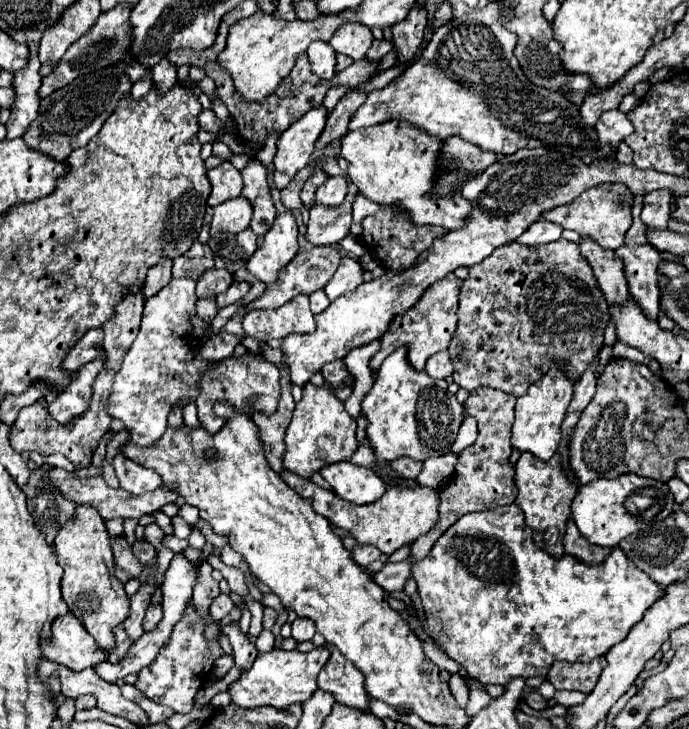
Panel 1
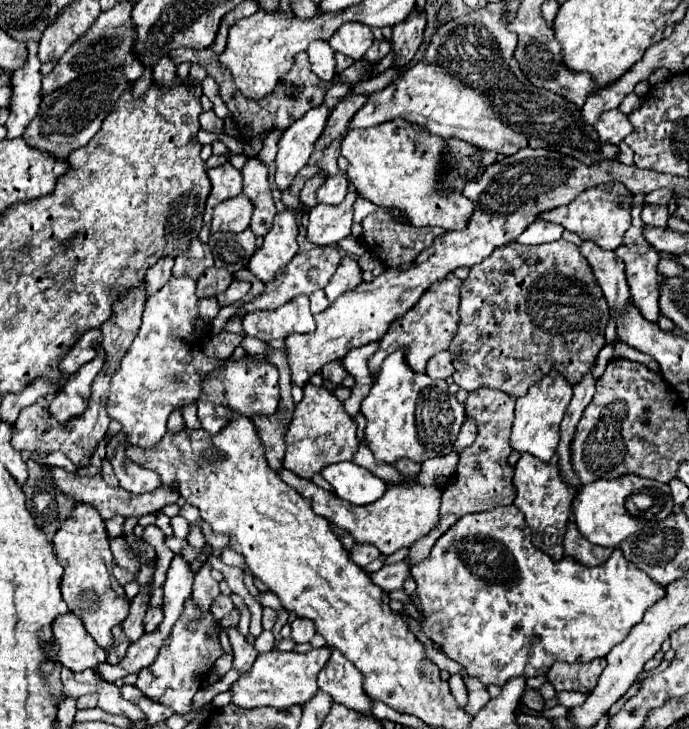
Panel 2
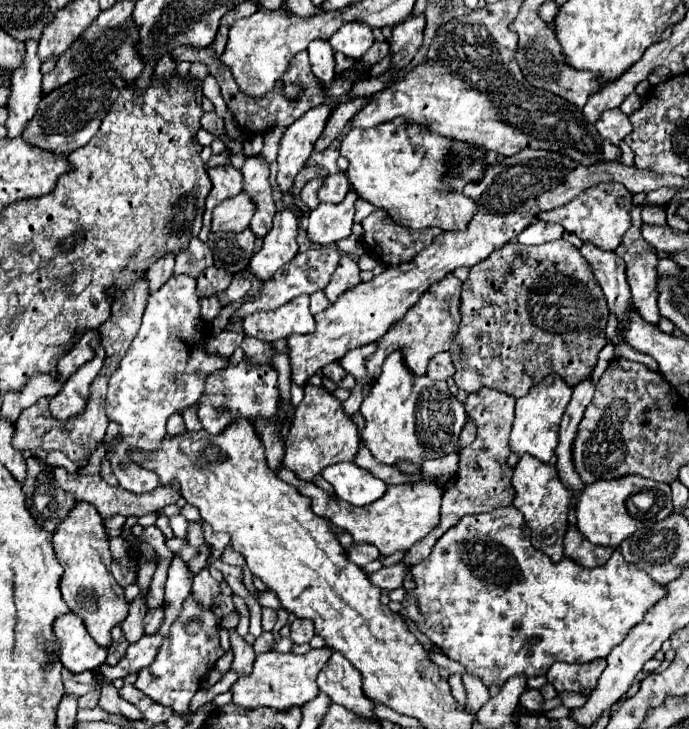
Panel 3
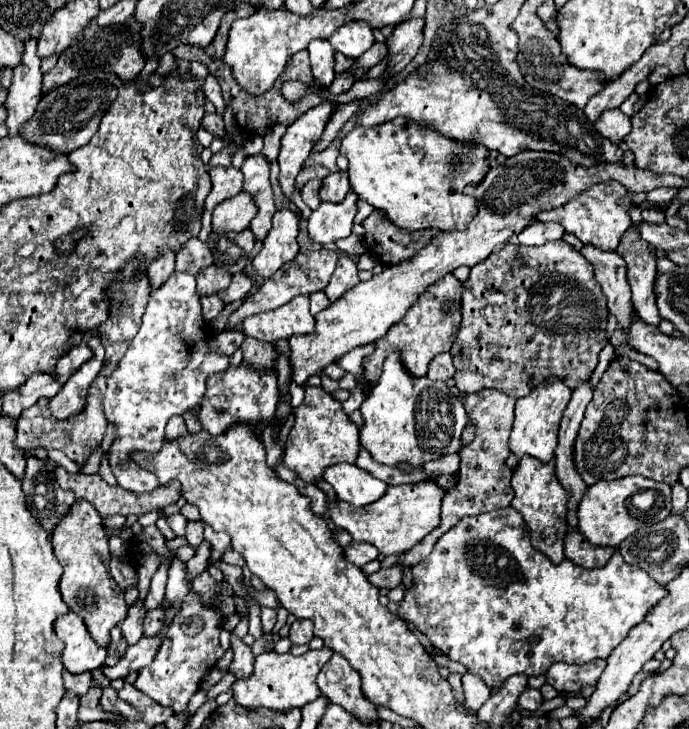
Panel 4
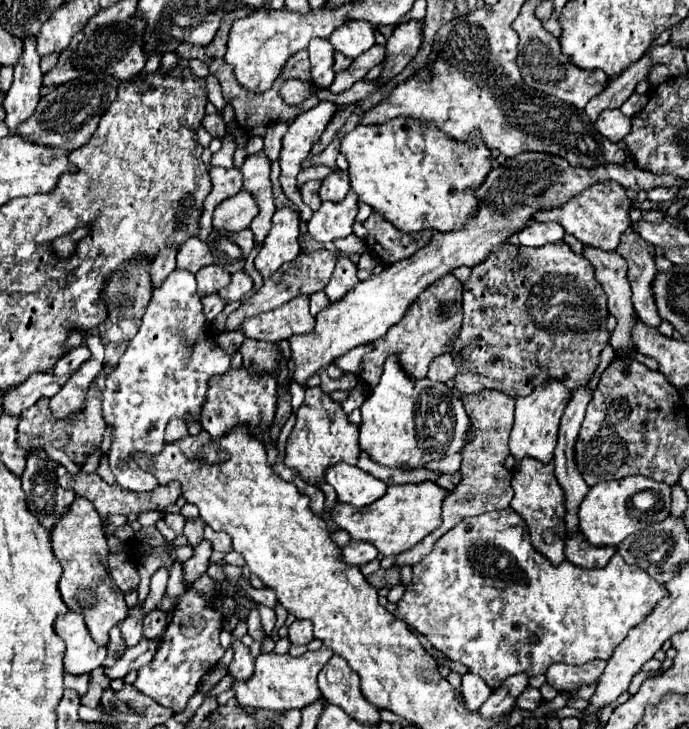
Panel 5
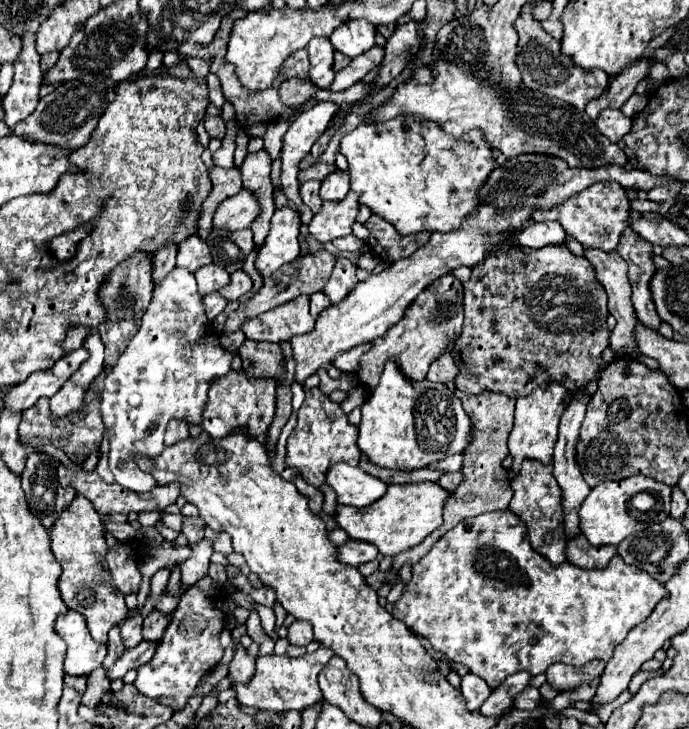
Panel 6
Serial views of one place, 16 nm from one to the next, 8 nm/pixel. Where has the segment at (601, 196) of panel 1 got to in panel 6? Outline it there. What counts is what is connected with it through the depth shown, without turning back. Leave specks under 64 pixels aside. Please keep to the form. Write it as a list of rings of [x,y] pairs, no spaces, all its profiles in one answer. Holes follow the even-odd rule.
[[[598,182],[588,186],[586,190],[578,192],[576,196],[568,198],[564,204],[550,208],[550,210],[540,210],[532,212],[534,222],[548,222],[554,220],[562,224],[568,236],[576,238],[586,250],[588,248],[598,248],[604,252],[612,252],[618,246],[620,234],[628,226],[628,216],[630,216],[630,200],[626,190],[616,184],[616,182]]]

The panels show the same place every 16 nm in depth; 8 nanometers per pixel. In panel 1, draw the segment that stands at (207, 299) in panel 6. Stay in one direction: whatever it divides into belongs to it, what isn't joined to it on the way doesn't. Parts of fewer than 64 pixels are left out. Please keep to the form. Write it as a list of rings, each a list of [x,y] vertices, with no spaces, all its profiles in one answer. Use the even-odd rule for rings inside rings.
[[[210,298],[210,300],[198,300],[198,316],[204,322],[212,320],[216,314],[218,314],[218,304],[216,304],[214,298]]]

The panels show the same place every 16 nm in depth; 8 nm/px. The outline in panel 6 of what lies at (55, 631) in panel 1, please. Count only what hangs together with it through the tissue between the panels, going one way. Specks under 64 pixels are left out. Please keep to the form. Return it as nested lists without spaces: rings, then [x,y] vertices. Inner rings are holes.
[[[68,610],[56,618],[56,634],[68,644],[64,660],[64,672],[70,676],[88,676],[92,670],[102,666],[106,646],[92,640],[86,620],[80,612]]]

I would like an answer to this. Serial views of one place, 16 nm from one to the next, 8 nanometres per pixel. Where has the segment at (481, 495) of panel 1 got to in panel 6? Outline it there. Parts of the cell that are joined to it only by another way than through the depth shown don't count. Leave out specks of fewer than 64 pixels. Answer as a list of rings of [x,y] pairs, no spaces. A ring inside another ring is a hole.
[[[482,392],[482,394],[462,394],[462,406],[466,410],[466,414],[472,418],[474,424],[474,440],[470,442],[470,446],[464,452],[464,482],[458,486],[456,492],[452,492],[450,500],[446,502],[444,508],[444,524],[434,530],[432,534],[428,534],[418,546],[412,546],[406,552],[400,552],[398,556],[394,556],[390,570],[398,572],[402,568],[402,564],[410,562],[416,564],[424,554],[428,554],[428,550],[432,548],[432,544],[450,528],[454,528],[458,522],[484,514],[484,512],[494,512],[494,510],[506,510],[512,498],[512,488],[510,488],[510,480],[508,480],[508,472],[506,468],[502,468],[502,460],[508,456],[508,434],[512,430],[512,420],[514,420],[514,398],[504,396],[504,394],[496,394],[496,392]]]

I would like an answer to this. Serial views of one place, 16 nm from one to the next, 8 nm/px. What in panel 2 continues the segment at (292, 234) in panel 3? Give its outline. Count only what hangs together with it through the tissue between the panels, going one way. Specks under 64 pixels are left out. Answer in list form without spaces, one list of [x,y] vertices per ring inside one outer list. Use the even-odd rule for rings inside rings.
[[[292,210],[274,216],[272,230],[264,236],[262,248],[250,258],[248,270],[262,282],[274,280],[274,274],[286,266],[298,252],[298,224]]]

